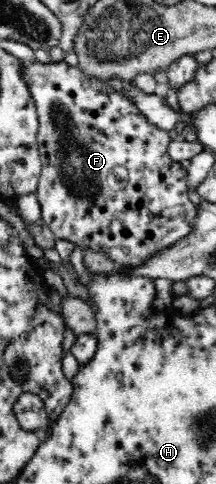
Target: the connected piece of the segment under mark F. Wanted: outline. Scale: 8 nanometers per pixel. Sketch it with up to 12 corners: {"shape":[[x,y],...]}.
{"shape":[[64,60],[22,72],[55,240],[136,269],[195,231],[171,137]]}

